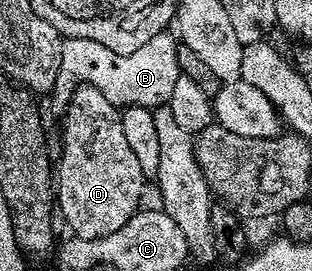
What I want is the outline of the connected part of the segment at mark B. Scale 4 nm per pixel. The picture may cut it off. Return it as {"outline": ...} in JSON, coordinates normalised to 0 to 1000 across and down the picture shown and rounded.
{"outline":[[[545,114],[478,140],[478,155],[452,170],[452,185],[426,185],[426,199],[410,207],[378,207],[362,185],[308,162],[288,181],[295,192],[253,210],[253,188],[272,177],[269,151],[260,148],[218,144],[208,177],[196,255],[208,295],[218,295],[228,317],[266,314],[308,325],[372,391],[436,384],[494,406],[532,387],[554,347],[554,303],[567,303],[580,273],[567,229],[567,148]]]}

